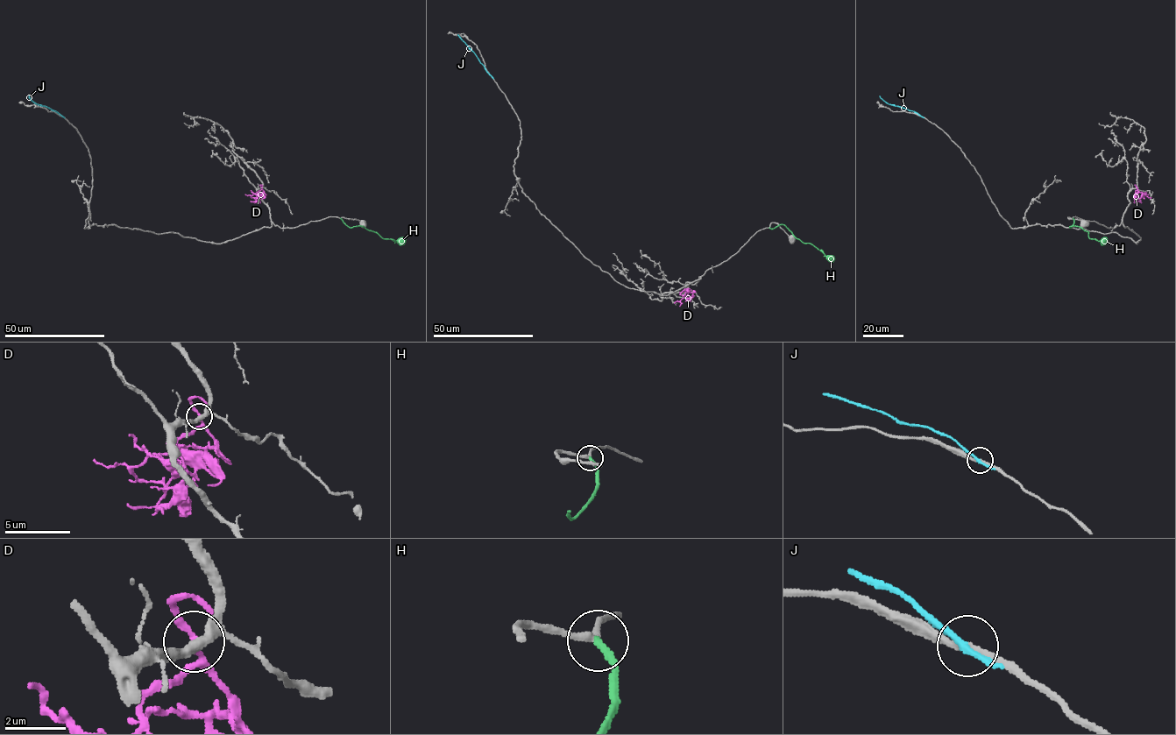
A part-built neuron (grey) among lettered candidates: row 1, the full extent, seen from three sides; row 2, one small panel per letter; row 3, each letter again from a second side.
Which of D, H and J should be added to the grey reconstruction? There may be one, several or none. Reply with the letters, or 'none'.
none

